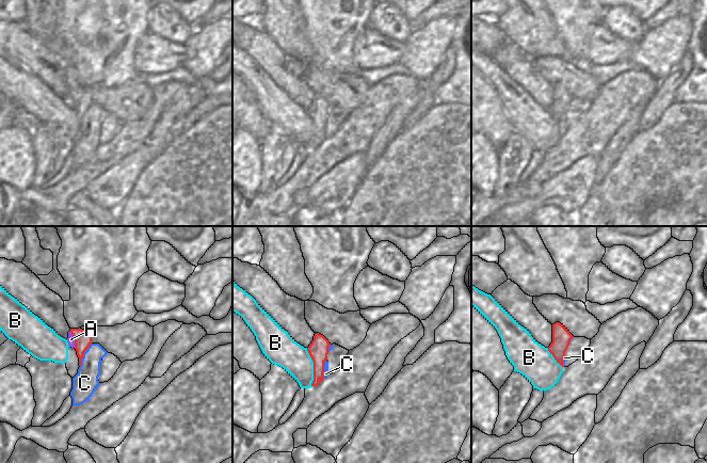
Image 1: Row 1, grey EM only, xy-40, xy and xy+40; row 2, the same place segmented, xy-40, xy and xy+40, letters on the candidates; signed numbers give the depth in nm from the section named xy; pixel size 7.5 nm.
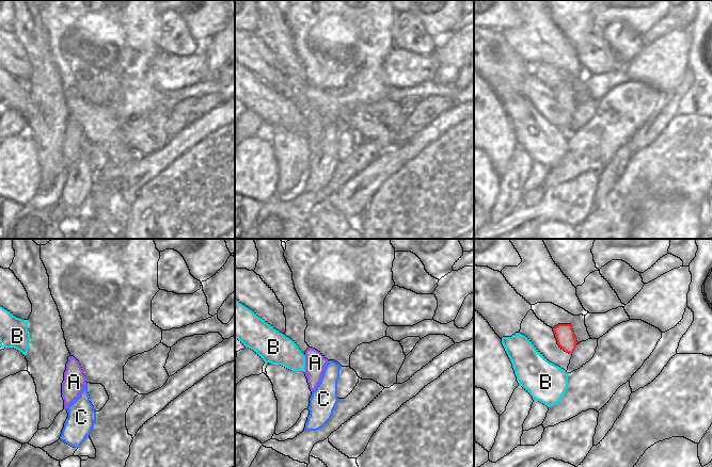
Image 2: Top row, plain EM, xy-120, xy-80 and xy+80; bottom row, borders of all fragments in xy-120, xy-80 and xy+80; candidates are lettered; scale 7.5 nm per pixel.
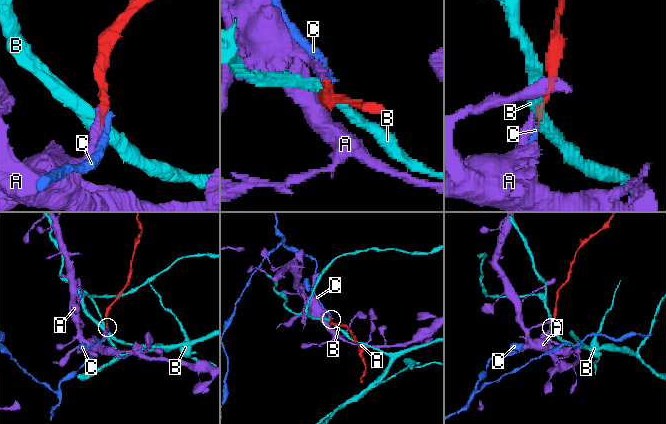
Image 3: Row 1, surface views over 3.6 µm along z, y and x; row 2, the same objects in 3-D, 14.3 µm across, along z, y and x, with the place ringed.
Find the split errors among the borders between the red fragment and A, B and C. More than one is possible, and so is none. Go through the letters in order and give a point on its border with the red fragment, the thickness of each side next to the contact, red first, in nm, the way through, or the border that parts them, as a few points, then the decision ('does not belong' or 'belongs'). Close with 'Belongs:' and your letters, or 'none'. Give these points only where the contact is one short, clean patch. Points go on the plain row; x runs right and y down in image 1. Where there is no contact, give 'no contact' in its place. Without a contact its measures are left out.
A: contact xy-40 (75, 100); calibres 130 and 60 nm; border xy-40 (69, 92), (74, 99), (75, 108); does not belong
B: contact xy (314, 128); calibres 150 and 220 nm; border xy (306, 109), (312, 123), (311, 146); does not belong
C: contact xy-40 (82, 115); calibres 130 and 190 nm; way xy-40 (82, 99), (82, 115), (84, 144); belongs
Belongs: C

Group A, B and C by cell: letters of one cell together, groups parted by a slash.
A / B / C

